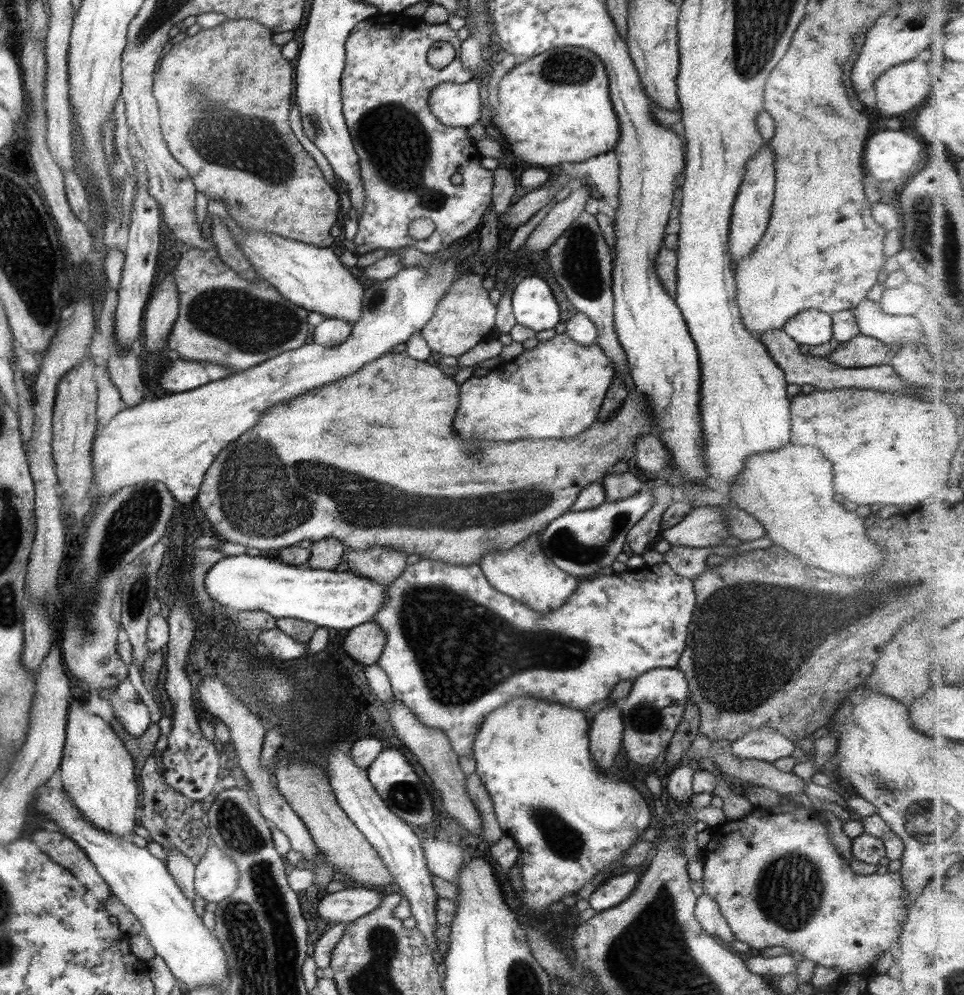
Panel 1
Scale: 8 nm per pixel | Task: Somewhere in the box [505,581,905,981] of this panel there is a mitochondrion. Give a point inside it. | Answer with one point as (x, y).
(790, 888)

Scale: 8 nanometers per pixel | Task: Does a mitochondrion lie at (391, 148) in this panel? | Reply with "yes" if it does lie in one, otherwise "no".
yes

